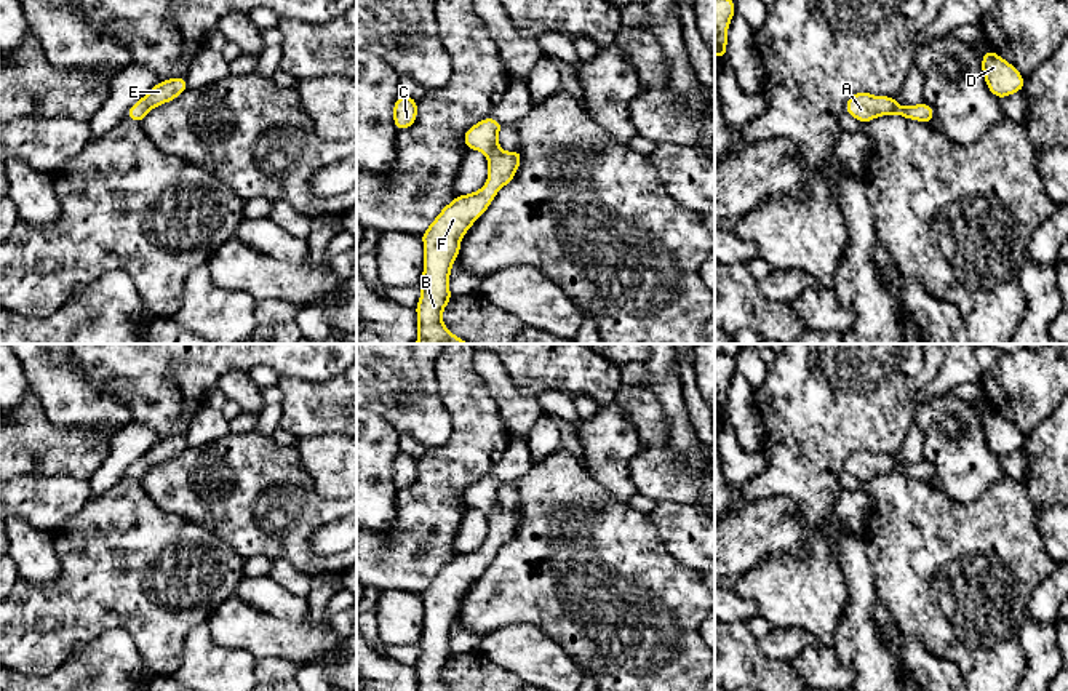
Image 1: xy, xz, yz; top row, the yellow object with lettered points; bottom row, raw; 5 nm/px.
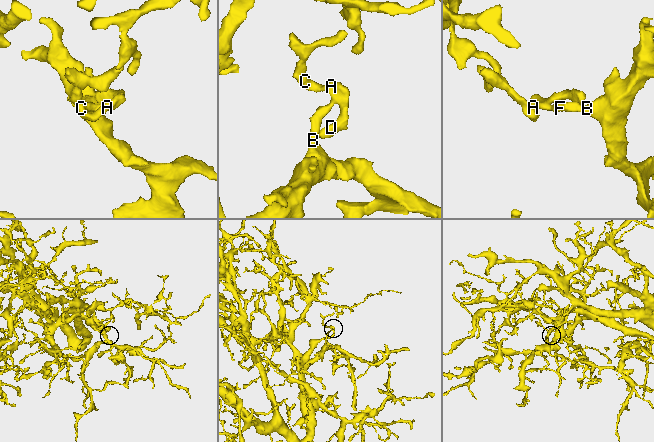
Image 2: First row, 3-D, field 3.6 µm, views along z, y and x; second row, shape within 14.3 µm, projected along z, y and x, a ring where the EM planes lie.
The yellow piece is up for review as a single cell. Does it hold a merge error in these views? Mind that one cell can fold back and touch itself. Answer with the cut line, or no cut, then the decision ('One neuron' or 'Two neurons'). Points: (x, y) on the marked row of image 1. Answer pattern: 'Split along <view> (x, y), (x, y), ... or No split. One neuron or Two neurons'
No split. One neuron

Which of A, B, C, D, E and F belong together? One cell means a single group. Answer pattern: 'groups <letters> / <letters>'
groups A B C D E F

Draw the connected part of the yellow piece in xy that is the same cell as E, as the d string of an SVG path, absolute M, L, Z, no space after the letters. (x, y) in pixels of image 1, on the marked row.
M174 77L165 82L158 82L144 98L133 104L133 107L126 112L126 118L141 123L153 107L176 99L185 90L185 77Z

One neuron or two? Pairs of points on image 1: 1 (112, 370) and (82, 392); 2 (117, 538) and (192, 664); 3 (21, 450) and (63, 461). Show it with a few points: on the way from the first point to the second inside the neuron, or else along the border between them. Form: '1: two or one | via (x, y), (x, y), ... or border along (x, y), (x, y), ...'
1: two | border along (74, 360), (98, 386), (112, 392), (125, 405)
2: two | border along (205, 621), (186, 637), (181, 664), (173, 674)
3: one | via (31, 450), (53, 451)

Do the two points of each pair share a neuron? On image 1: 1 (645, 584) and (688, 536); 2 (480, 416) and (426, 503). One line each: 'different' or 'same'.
1: different
2: same

